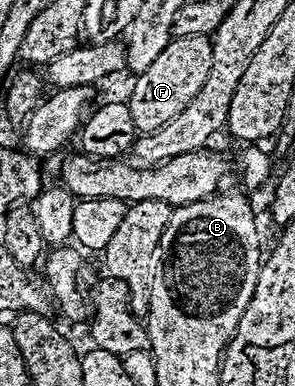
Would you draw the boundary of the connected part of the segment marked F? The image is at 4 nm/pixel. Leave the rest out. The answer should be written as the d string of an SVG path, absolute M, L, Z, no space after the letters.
M205 35L172 38L151 67L136 74L133 94L127 97L131 119L135 119L138 134L150 133L175 119L199 95L211 71L212 40Z

